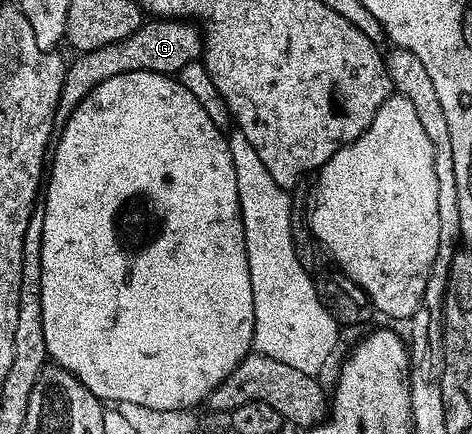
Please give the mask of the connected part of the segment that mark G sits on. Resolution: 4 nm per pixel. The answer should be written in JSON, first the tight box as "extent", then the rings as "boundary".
{"extent":[58,19,202,119],"boundary":[[[154,19],[143,24],[128,39],[112,43],[91,53],[75,56],[66,66],[66,78],[60,103],[58,104],[58,117],[65,119],[89,93],[100,83],[112,79],[121,73],[135,73],[148,71],[149,73],[165,73],[178,75],[185,65],[199,60],[202,51],[202,42],[199,32],[191,24],[176,20]]]}

